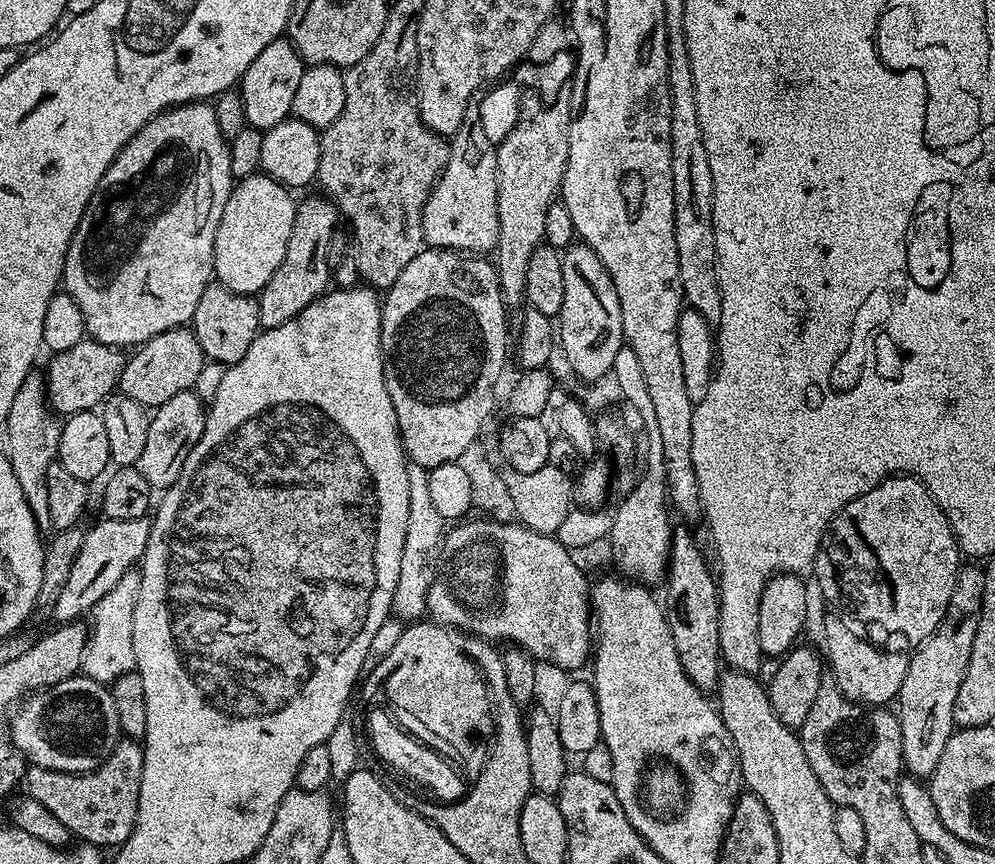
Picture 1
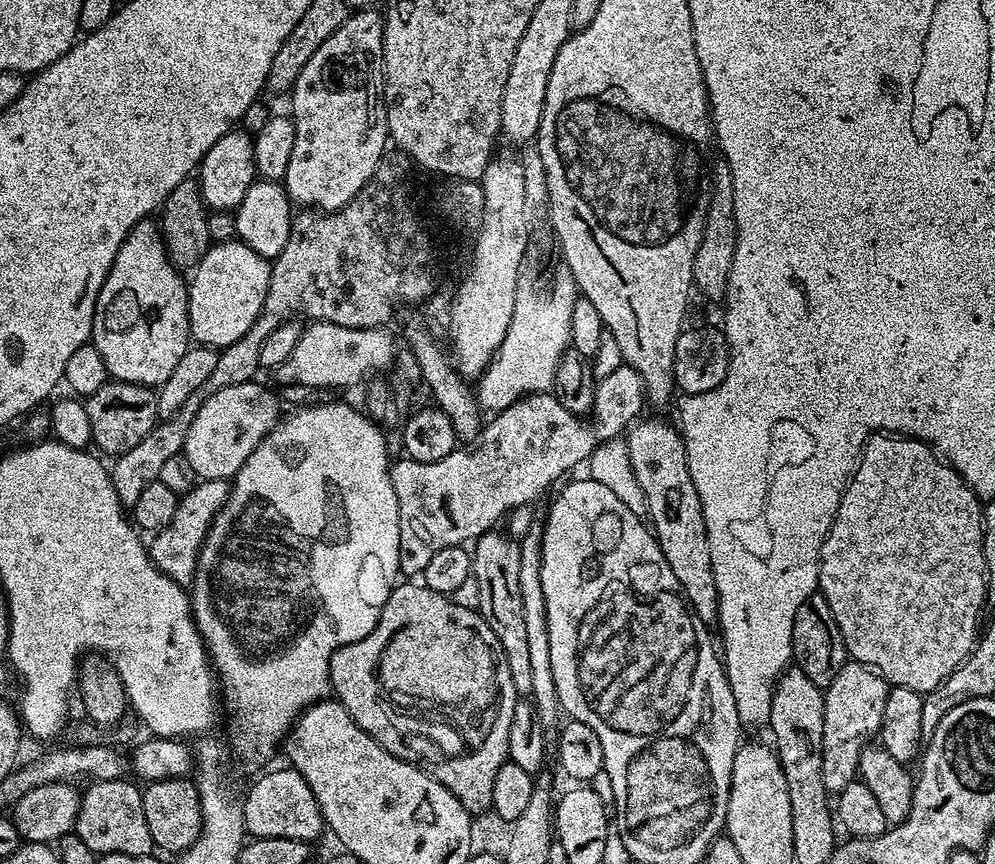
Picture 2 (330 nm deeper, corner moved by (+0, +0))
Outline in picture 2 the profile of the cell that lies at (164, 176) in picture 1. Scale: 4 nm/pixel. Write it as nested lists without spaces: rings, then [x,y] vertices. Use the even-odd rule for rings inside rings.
[[[151,219],[140,220],[122,242],[106,274],[106,282],[102,282],[102,290],[98,290],[94,310],[90,343],[96,347],[98,354],[102,354],[102,362],[106,362],[106,370],[112,380],[155,389],[170,378],[174,366],[178,366],[182,354],[186,354],[192,334],[188,321],[188,284],[185,277],[183,280],[179,275],[183,276],[168,257],[159,227]]]

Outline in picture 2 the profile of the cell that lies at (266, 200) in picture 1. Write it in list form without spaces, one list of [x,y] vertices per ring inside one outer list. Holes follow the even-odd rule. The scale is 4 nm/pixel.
[[[238,238],[213,243],[191,273],[188,284],[191,339],[197,345],[217,350],[238,342],[238,338],[254,326],[254,318],[258,318],[266,302],[271,273],[267,258],[254,254],[254,250]]]

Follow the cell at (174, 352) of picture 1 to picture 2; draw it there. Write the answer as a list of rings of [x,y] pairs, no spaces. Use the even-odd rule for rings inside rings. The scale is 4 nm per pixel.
[[[112,380],[104,384],[102,390],[94,390],[94,394],[84,400],[86,414],[90,414],[92,444],[100,447],[108,458],[118,457],[126,450],[134,450],[134,446],[138,446],[138,442],[142,442],[142,438],[146,438],[146,434],[150,434],[150,430],[158,423],[156,397],[153,389],[121,380]]]

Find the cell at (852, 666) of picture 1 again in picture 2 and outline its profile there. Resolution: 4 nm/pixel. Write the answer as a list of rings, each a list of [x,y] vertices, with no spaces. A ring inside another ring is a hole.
[[[849,662],[838,670],[834,682],[823,689],[824,721],[822,722],[822,782],[830,794],[838,794],[850,782],[857,779],[860,770],[860,755],[862,750],[873,743],[874,737],[882,726],[882,710],[886,710],[886,698],[890,685],[880,673],[865,664]]]

